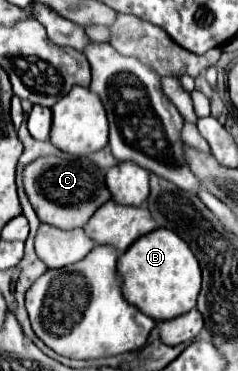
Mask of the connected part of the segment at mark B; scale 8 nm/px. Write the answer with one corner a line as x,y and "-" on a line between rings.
160,227
146,237
140,237
134,241
134,245
130,245
126,253
118,257
116,265
118,277
122,279
120,283
124,299
154,321
174,319
196,307
196,297
200,293
202,281
200,265
190,247
170,229

